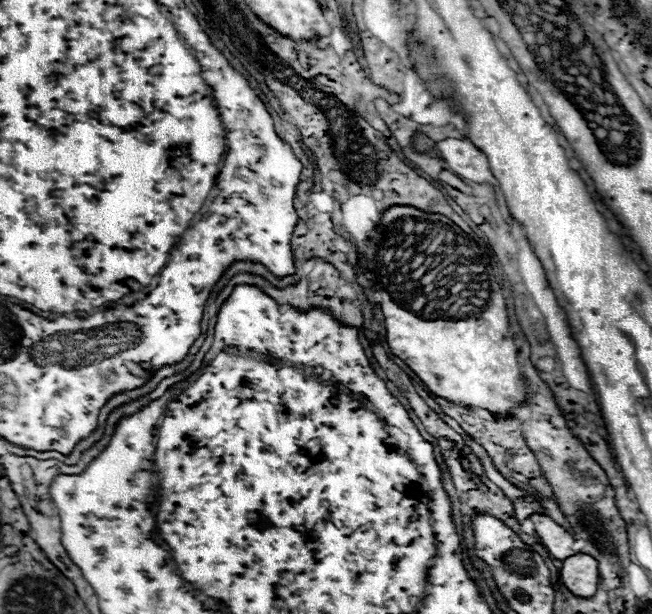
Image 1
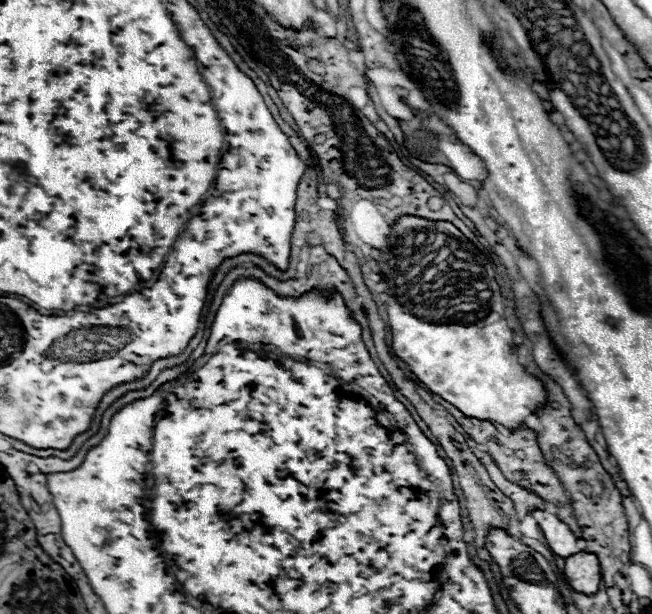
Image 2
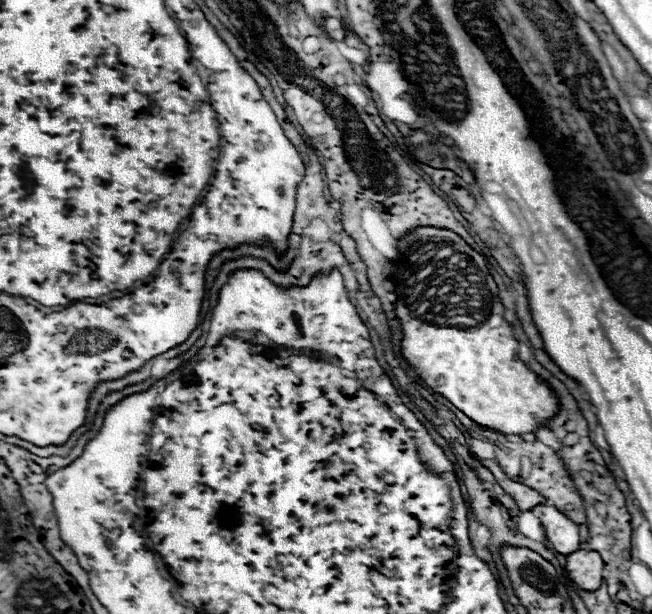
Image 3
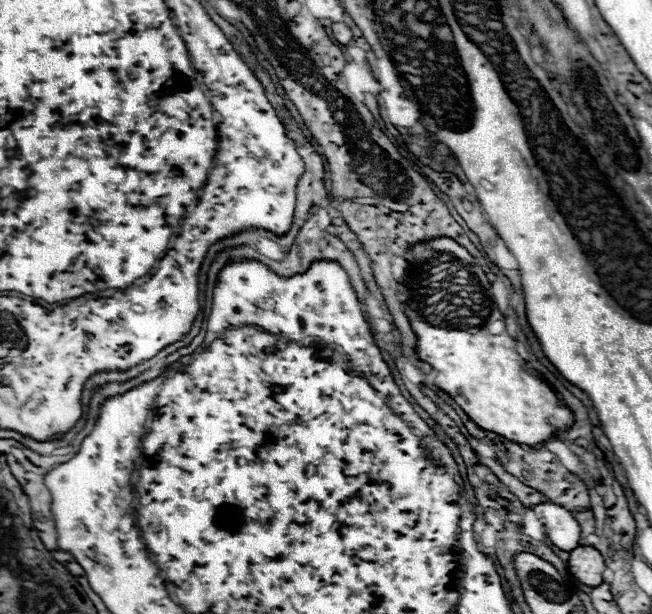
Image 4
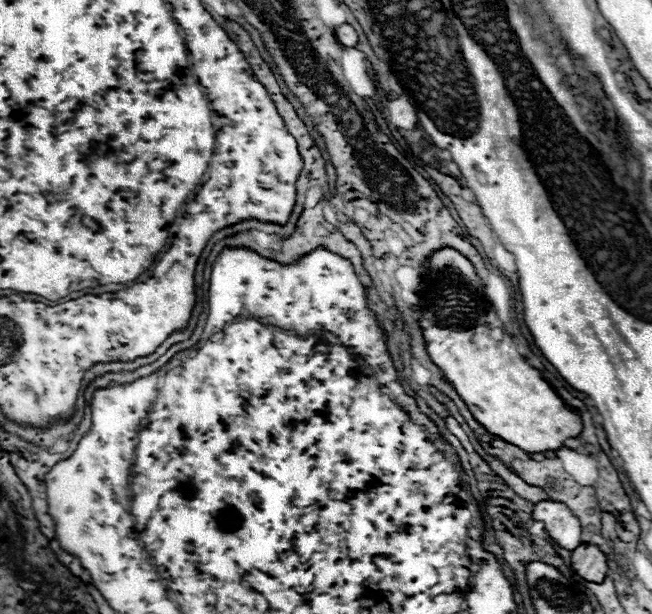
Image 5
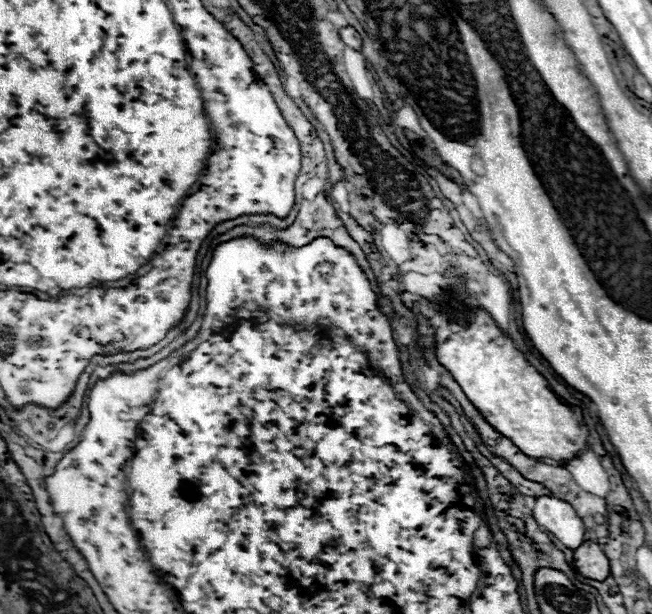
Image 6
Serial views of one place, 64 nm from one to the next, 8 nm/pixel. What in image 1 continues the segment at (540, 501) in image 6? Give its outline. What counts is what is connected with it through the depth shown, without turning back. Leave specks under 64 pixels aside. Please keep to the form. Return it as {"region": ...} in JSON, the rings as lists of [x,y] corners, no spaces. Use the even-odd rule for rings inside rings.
{"region":[[[532,514],[530,520],[534,522],[534,530],[540,538],[540,542],[548,548],[548,552],[558,558],[558,560],[566,560],[568,556],[574,554],[572,549],[572,536],[562,528],[558,526],[550,516],[546,514]]]}

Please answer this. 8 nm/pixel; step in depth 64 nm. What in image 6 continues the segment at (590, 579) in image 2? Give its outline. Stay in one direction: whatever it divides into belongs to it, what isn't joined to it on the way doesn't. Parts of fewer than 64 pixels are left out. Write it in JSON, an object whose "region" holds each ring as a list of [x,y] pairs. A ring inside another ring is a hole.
{"region":[[[588,540],[582,546],[576,548],[574,552],[574,568],[592,580],[604,580],[610,576],[610,564],[606,554],[602,552],[602,546]]]}

